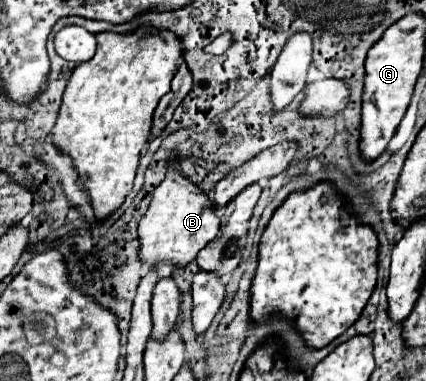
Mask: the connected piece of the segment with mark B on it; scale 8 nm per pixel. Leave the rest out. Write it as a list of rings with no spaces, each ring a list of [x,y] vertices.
[[[177,155],[169,157],[167,175],[153,191],[151,205],[139,221],[139,257],[149,263],[149,267],[155,267],[163,261],[171,261],[173,265],[187,265],[197,257],[205,243],[217,237],[219,227],[219,209],[213,205],[211,197],[197,183],[181,173],[181,159]]]

